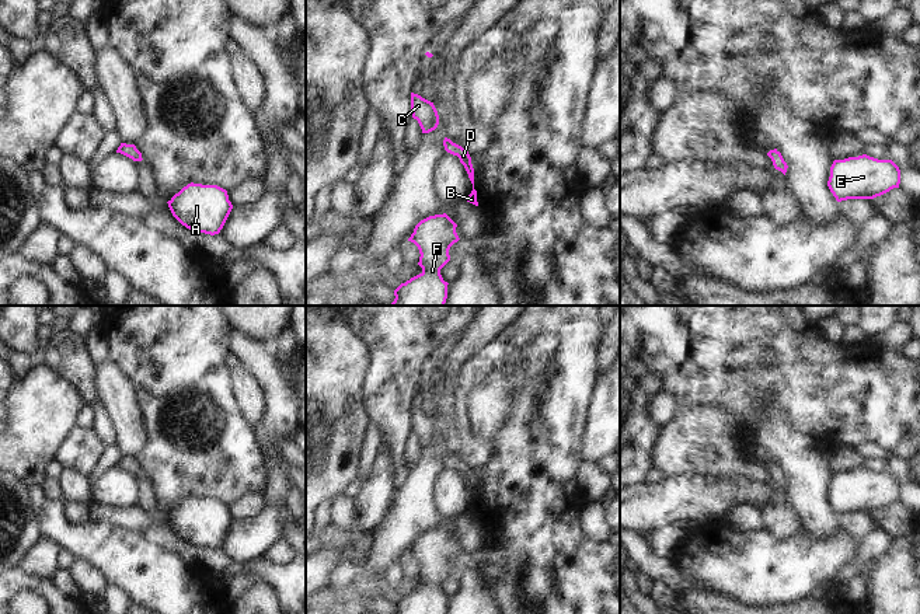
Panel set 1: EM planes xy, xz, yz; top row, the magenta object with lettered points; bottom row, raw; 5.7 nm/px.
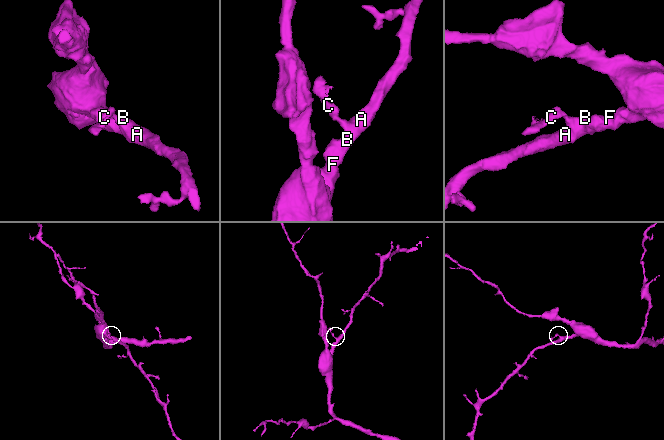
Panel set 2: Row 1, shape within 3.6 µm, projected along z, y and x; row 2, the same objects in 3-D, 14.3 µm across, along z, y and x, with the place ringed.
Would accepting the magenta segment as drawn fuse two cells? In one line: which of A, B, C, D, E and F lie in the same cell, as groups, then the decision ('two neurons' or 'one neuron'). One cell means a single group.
groups A B C D E F; one neuron

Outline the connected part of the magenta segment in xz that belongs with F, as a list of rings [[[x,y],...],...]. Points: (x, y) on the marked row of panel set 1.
[[[435,214],[421,220],[408,241],[419,250],[422,272],[394,290],[394,301],[390,306],[445,306],[447,299],[447,282],[443,280],[440,269],[450,261],[449,250],[460,238],[456,233],[457,224],[446,214]]]

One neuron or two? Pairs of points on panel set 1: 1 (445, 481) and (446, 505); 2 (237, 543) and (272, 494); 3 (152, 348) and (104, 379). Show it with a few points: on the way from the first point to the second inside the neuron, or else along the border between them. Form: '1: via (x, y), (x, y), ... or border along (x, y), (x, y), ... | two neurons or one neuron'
1: via (446, 487), (446, 499) | one neuron
2: via (250, 534), (272, 512), (272, 506) | one neuron
3: border along (107, 360), (117, 365), (125, 373), (136, 397) | two neurons

